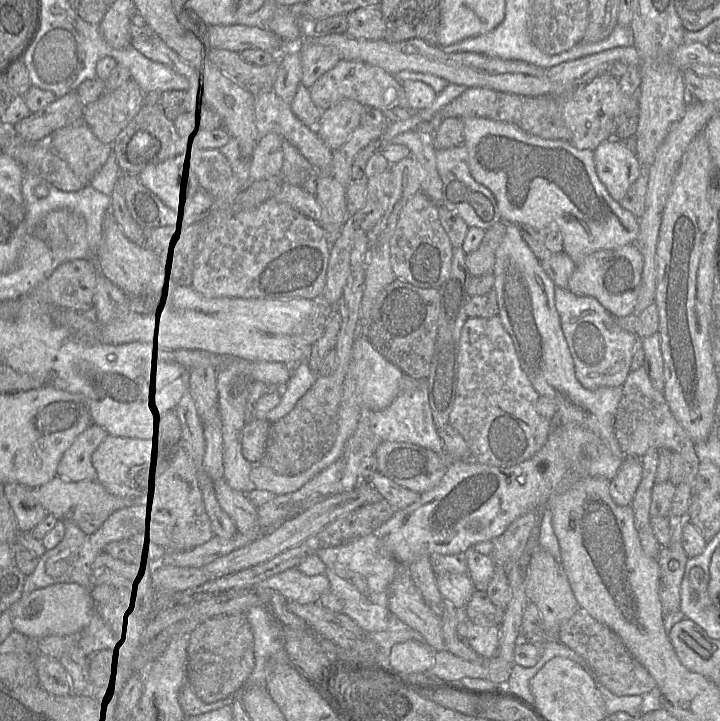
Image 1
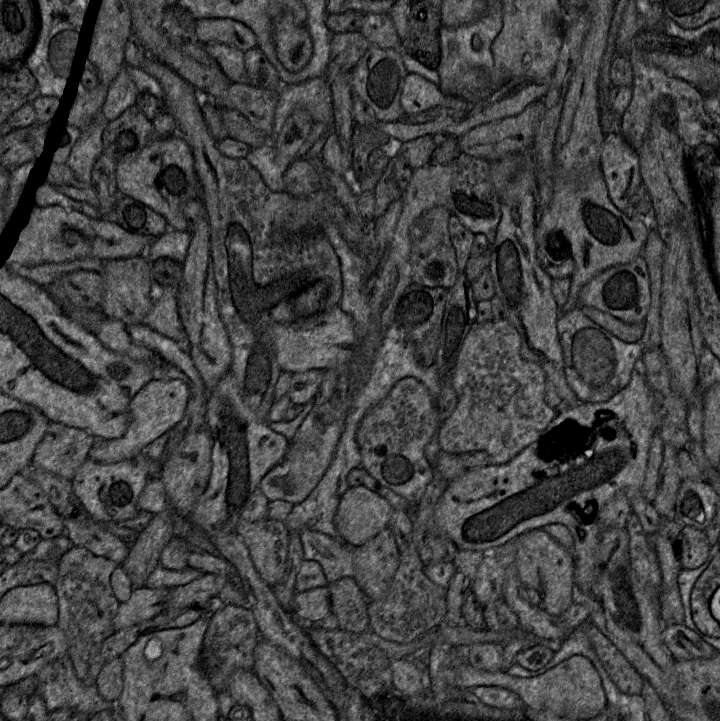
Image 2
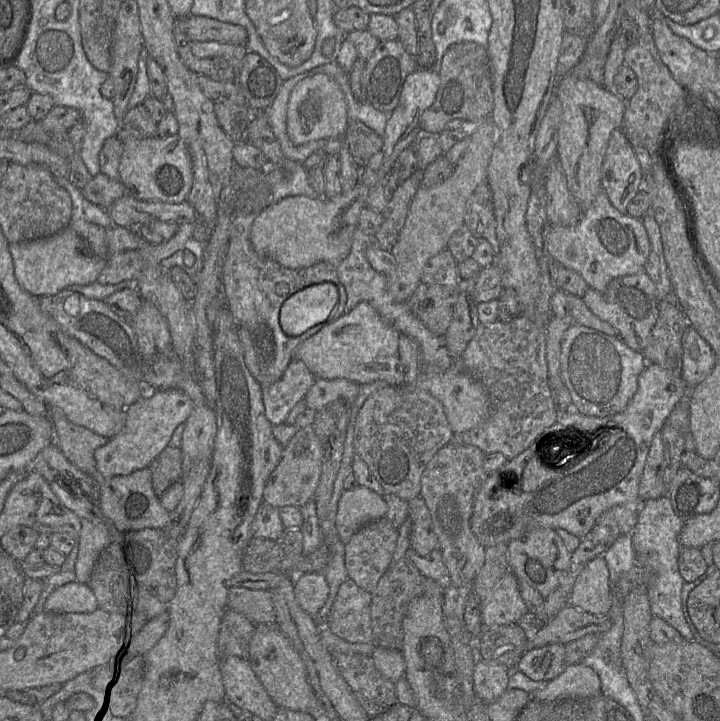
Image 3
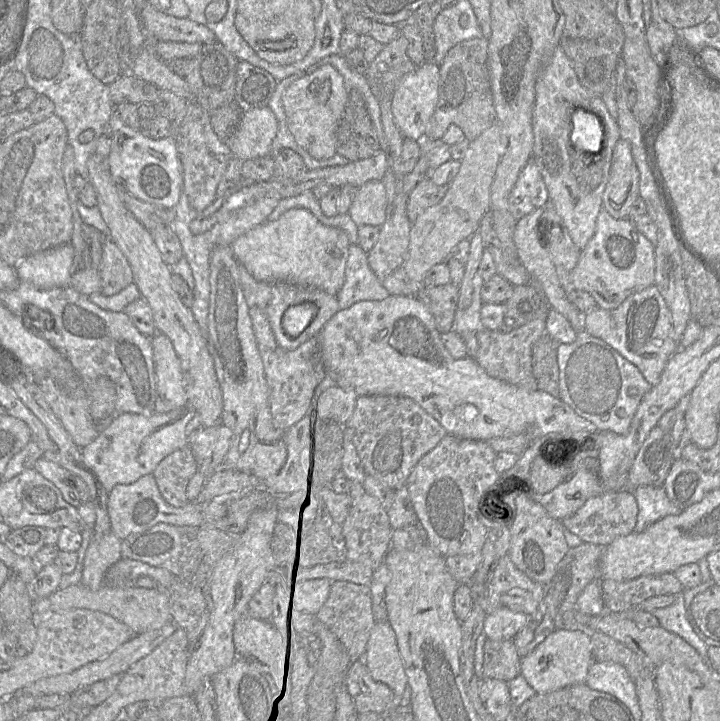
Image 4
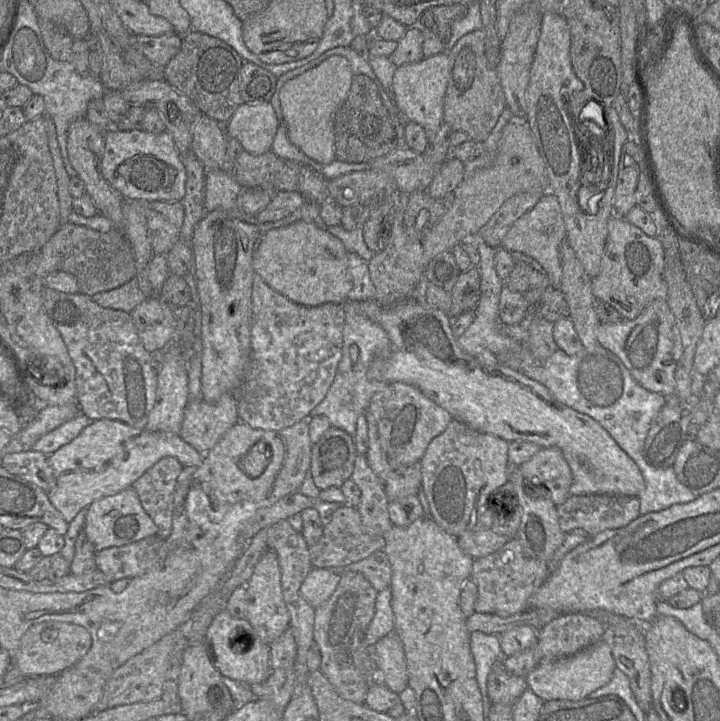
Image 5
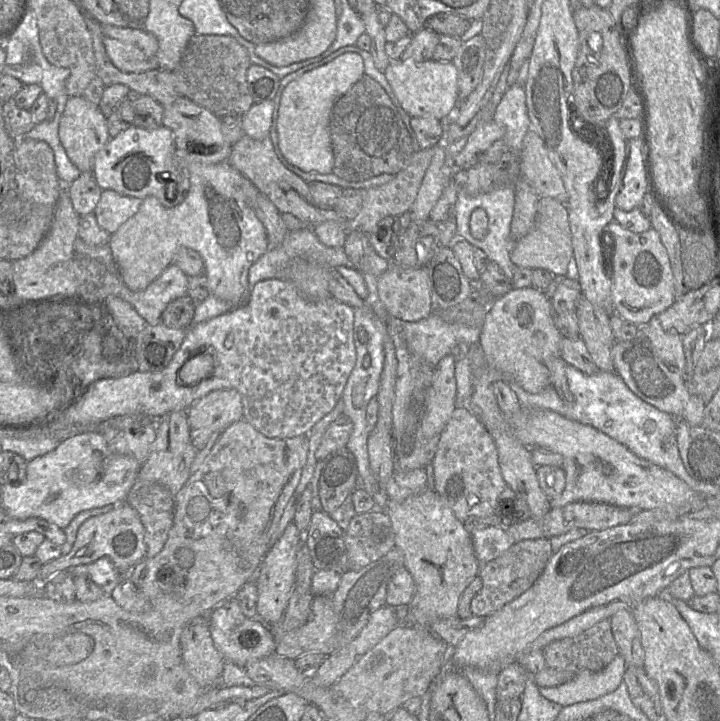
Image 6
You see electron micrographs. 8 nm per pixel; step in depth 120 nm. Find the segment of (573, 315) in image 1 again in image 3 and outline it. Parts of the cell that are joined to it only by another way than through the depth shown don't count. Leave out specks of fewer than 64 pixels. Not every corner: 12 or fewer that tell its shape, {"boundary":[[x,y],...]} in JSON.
{"boundary":[[572,323],[560,372],[572,409],[626,409],[647,361],[619,337]]}

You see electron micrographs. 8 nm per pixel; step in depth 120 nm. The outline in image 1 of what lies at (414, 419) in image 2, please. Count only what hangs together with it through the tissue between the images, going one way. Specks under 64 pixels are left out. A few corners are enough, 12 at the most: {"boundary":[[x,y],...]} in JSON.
{"boundary":[[383,442],[377,472],[420,494],[448,470],[442,455]]}

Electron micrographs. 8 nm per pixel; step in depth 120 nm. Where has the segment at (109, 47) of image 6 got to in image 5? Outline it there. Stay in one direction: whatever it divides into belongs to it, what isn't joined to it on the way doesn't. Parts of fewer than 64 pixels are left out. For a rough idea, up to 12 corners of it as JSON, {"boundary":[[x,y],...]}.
{"boundary":[[131,35],[130,44],[152,63],[166,67],[182,36]]}

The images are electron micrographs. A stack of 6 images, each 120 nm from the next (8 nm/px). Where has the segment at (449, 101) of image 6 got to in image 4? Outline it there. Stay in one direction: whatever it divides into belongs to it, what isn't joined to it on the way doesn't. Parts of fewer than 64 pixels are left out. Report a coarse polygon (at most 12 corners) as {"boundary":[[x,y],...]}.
{"boundary":[[424,62],[400,80],[392,112],[421,141],[438,100],[440,68]]}

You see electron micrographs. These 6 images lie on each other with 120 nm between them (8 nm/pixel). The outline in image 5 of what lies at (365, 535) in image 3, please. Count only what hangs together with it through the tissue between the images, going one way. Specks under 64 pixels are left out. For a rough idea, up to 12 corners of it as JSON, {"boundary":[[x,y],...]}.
{"boundary":[[357,454],[351,476],[361,492],[365,531],[383,537],[393,526],[385,484]]}

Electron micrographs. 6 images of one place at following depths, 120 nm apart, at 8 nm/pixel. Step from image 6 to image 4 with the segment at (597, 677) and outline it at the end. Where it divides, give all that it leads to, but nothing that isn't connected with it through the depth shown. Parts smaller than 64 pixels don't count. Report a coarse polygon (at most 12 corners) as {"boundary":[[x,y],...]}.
{"boundary":[[556,629],[521,659],[537,694],[585,683],[585,629]]}

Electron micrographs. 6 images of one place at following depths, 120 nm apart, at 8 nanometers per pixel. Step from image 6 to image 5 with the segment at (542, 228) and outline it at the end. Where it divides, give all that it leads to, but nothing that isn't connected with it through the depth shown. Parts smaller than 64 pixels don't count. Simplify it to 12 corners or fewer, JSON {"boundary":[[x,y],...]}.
{"boundary":[[543,194],[501,246],[533,258],[560,289],[566,228],[558,200]]}

